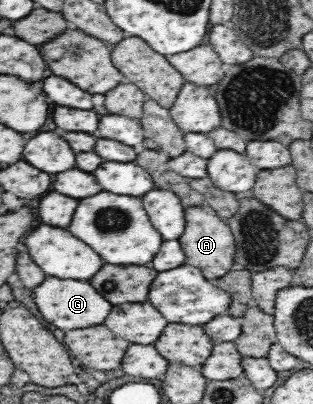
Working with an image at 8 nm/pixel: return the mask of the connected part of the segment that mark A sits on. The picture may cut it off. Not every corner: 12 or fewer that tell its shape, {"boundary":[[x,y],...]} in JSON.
{"boundary":[[206,204],[184,207],[185,263],[211,282],[234,267],[231,228]]}

